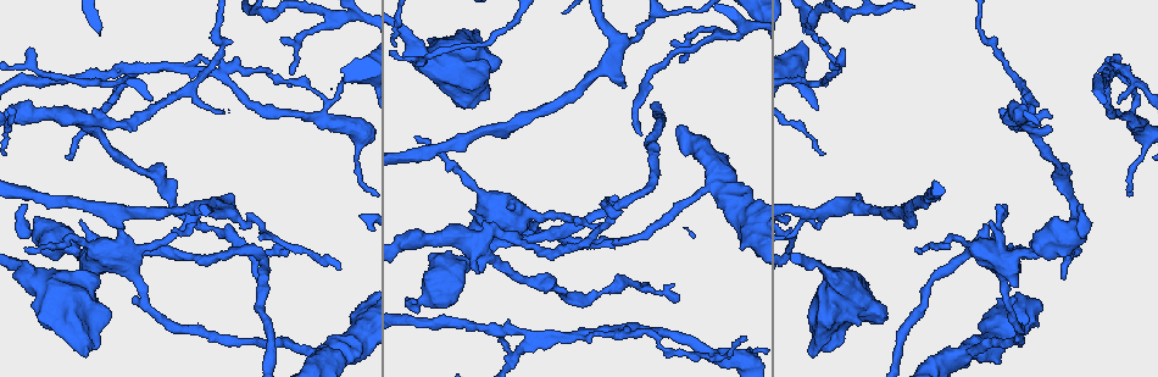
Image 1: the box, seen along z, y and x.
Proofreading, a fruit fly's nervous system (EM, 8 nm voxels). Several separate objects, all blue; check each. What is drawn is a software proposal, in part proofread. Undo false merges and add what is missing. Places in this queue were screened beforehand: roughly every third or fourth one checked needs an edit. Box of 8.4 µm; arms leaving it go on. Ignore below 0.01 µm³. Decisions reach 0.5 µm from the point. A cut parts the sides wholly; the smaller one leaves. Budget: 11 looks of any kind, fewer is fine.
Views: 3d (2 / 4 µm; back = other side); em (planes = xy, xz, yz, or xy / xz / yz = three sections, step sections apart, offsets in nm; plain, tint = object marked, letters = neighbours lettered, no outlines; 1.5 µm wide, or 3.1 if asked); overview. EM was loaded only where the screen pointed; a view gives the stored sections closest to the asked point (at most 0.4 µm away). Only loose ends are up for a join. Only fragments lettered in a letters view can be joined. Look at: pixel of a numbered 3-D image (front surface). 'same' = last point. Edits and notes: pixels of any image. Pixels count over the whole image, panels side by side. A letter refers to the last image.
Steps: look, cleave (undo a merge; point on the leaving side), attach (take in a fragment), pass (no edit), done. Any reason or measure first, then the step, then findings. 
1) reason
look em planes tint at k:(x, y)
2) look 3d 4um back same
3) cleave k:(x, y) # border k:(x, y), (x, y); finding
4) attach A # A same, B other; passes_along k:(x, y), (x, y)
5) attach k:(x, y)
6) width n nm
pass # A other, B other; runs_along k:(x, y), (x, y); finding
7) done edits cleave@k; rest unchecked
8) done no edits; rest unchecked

narrows sharply
look em xy step 4 letters at 1:(212, 227)

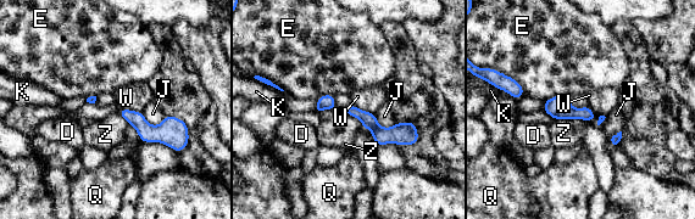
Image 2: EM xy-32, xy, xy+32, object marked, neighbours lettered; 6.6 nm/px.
pass # D other, E other, J other, K other, Q other, W other, Z other; border 2:(120, 107), (142, 112); continuous, no second neuron

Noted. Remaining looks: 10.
look 3d 4um at 1:(467, 260)

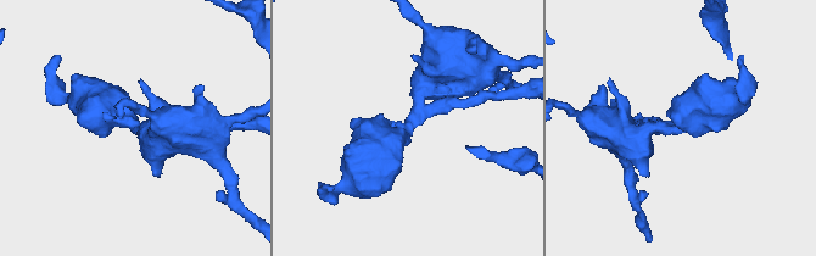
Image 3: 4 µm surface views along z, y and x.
arm_widths 500, 650 nm
look em xy step 8 tint at 3:(673, 125)

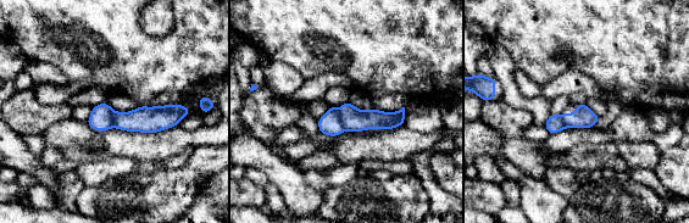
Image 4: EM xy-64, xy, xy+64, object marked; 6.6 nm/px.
look em planes letters same

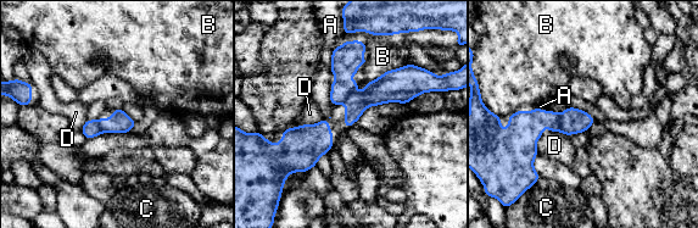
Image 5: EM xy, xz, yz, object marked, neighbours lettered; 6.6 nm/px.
cleave 5:(573, 121) # A other, B other, C other, D other; border 5:(559, 115), (560, 131); two neurons meet here

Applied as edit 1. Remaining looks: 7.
free end
look 3d 2um at 1:(419, 64)

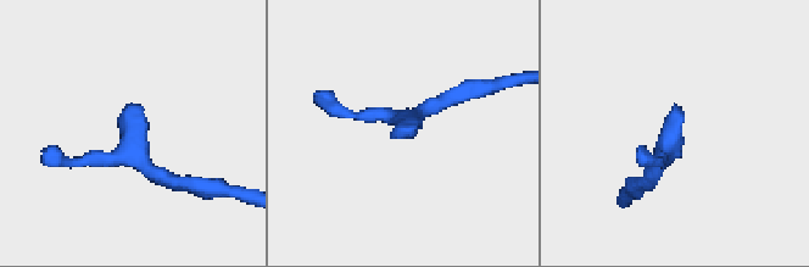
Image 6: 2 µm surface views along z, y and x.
need the tissue
look em planes letters at 6:(129, 106)

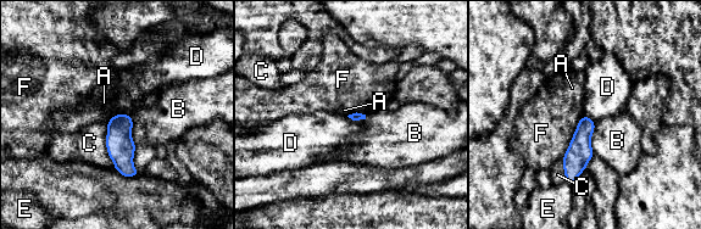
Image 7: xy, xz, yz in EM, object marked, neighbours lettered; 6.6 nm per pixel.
pass # A other, B other, C other, D other, E other, F other; no lettered fragment goes on from it

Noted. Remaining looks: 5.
look em planes tint at 1:(888, 316)

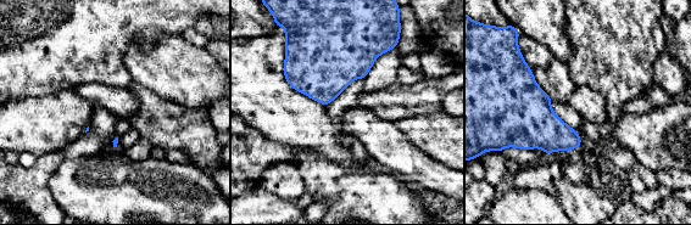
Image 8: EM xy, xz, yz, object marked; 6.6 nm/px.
look em planes letters same

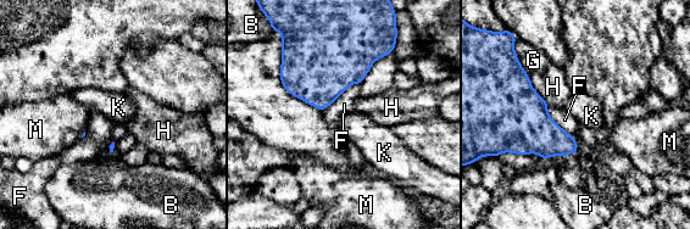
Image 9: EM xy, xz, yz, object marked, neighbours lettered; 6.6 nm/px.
pass # B other, F other, G other, H other, K other, M other; border 9:(547, 105), (578, 151); none of them fits

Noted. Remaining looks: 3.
done edits cleave@5; rest unchecked

